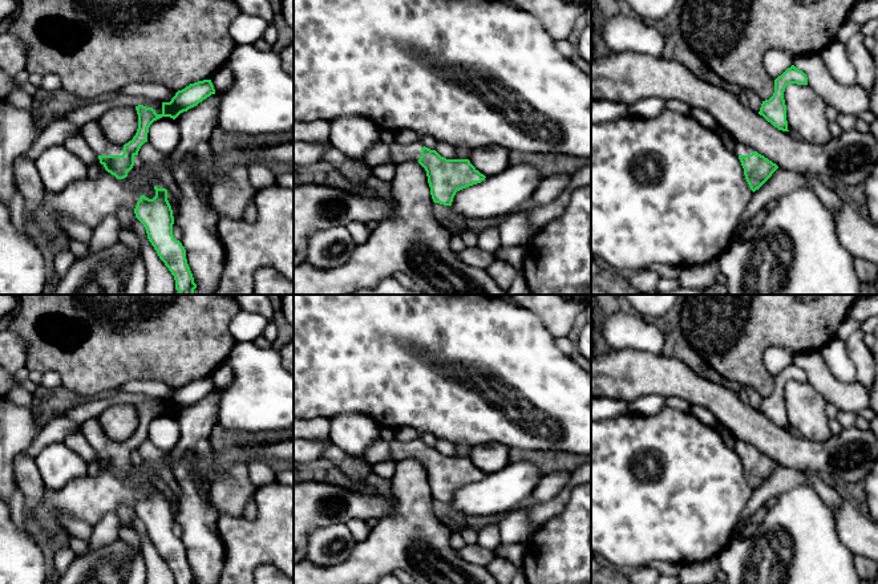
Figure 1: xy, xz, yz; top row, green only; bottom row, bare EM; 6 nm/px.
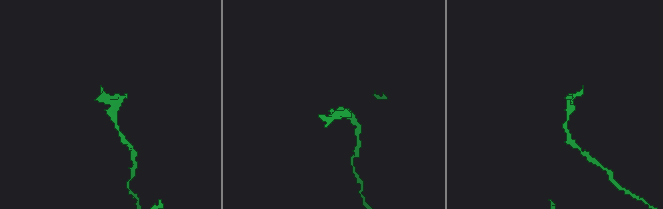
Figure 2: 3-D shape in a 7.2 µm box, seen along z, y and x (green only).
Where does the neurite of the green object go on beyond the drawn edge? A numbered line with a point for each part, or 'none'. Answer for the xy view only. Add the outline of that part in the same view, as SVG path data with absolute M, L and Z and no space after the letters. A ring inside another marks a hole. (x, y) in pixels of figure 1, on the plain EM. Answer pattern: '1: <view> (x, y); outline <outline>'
1: xy (92, 430); outline M90 417L82 423L80 430L89 445L98 453L122 453L124 451L124 442L116 442L109 439L96 417Z

